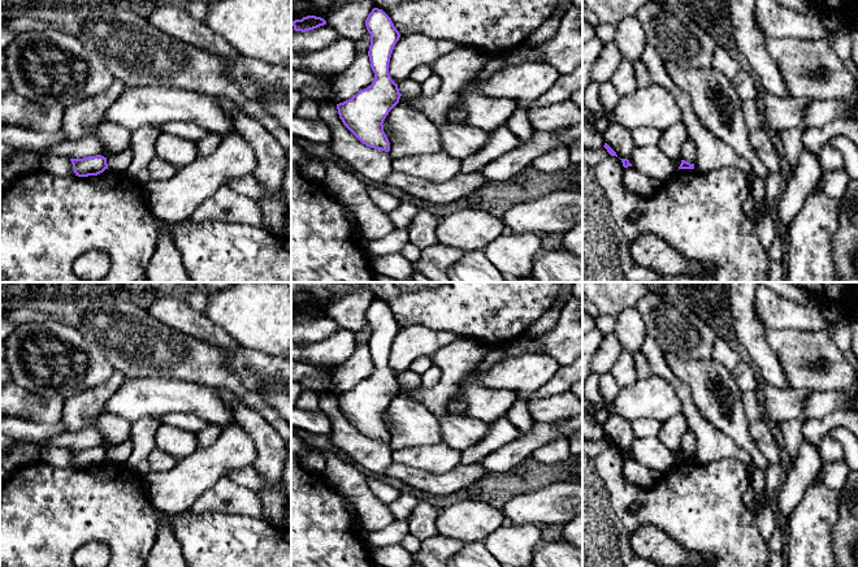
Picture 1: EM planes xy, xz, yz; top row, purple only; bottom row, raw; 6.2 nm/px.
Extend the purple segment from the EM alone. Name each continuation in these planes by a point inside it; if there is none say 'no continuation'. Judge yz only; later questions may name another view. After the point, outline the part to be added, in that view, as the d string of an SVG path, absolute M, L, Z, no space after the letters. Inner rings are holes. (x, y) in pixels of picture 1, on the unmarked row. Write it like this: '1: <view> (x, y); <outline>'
1: yz (650, 451); M658 437L634 438L628 449L632 459L658 472L667 473L679 460Z

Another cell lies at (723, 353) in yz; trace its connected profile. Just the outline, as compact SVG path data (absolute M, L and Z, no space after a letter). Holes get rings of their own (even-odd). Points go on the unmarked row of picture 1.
M718 338L715 343L712 359L724 365L728 371L733 371L742 360L740 354L722 338Z

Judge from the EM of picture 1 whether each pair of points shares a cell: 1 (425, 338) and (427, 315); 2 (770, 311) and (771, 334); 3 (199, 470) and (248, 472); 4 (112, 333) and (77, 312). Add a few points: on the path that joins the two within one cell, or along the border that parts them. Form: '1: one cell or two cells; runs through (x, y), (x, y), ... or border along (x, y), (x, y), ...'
1: two cells; border along (401, 325), (423, 325), (455, 334)
2: two cells; border along (767, 328), (797, 329), (801, 332)
3: two cells; border along (251, 466), (233, 468), (224, 475)
4: one cell; runs through (103, 324), (86, 316)

